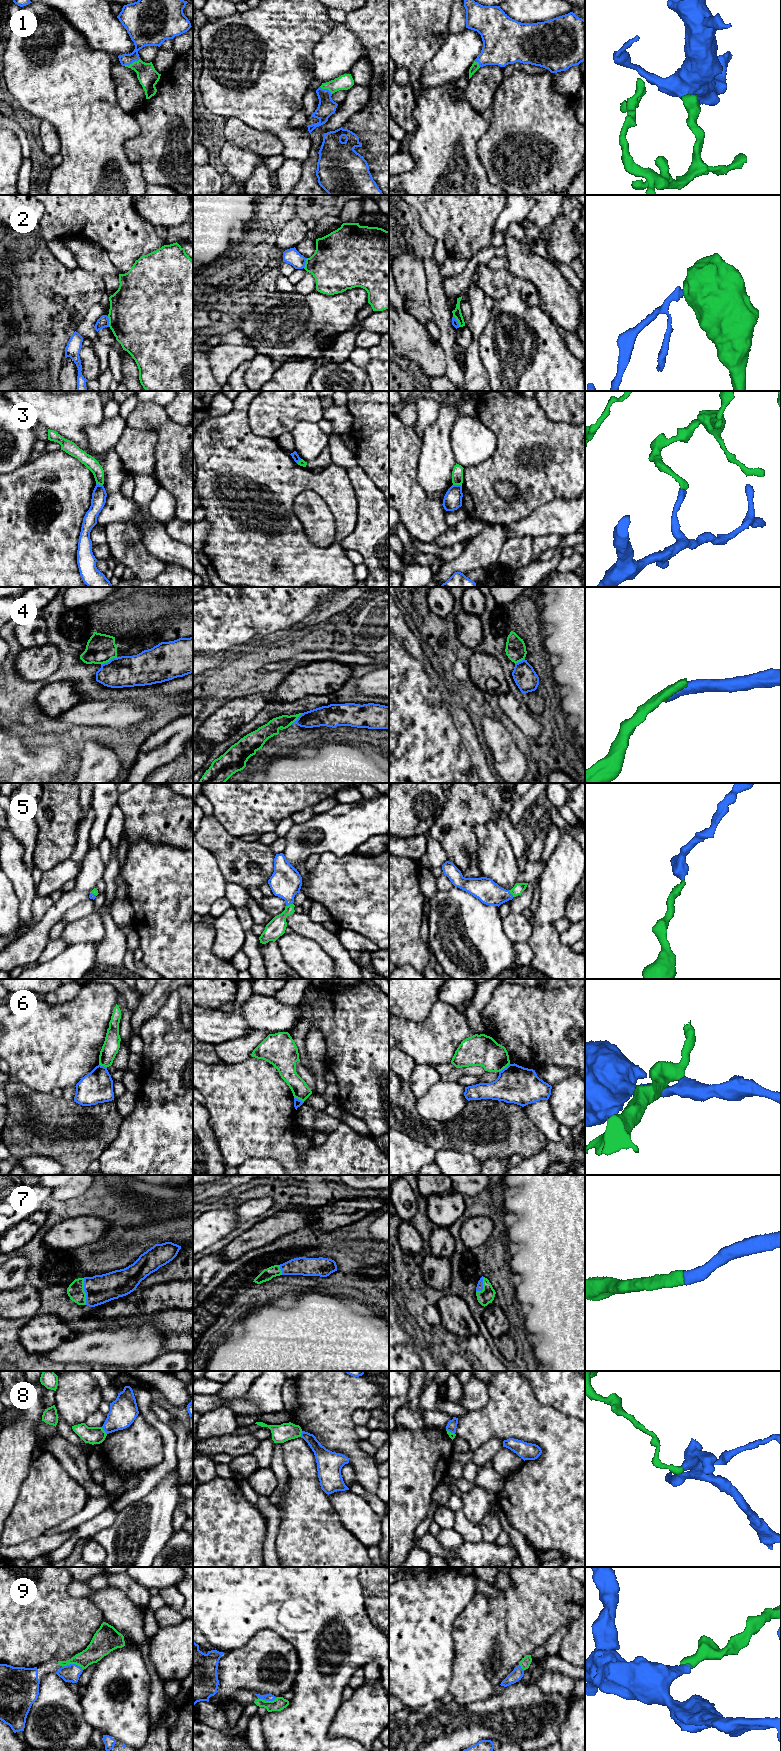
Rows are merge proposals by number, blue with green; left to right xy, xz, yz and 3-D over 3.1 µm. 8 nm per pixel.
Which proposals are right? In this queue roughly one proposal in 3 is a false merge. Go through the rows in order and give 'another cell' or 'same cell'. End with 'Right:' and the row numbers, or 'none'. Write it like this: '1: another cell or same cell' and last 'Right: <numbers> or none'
1: same cell
2: another cell
3: another cell
4: another cell
5: same cell
6: another cell
7: same cell
8: another cell
9: same cell
Right: 1, 5, 7, 9

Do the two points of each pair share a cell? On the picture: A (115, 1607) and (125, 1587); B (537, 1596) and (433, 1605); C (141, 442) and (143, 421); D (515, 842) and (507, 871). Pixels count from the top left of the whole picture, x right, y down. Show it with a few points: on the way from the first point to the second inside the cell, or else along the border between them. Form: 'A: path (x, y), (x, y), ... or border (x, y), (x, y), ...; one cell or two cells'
A: border (110, 1584), (117, 1587), (136, 1606); two cells
B: border (476, 1591), (454, 1621); two cells
C: border (127, 426), (155, 430), (155, 449); two cells
D: border (502, 830), (517, 859); two cells

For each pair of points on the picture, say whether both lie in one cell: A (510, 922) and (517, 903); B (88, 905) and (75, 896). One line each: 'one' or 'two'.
A: two
B: two

